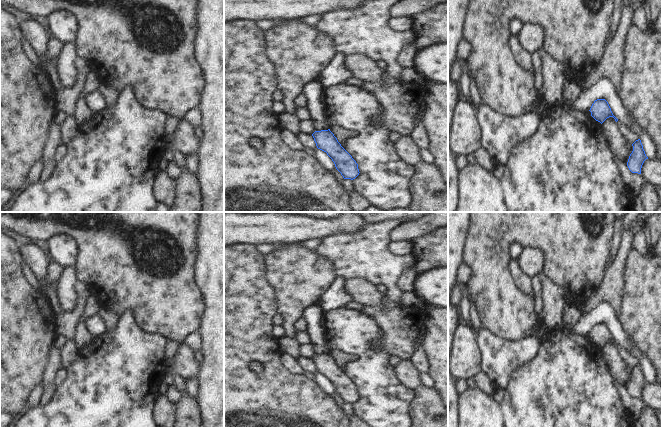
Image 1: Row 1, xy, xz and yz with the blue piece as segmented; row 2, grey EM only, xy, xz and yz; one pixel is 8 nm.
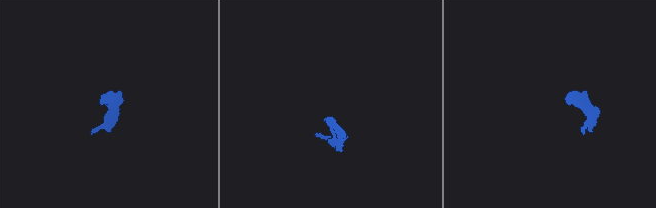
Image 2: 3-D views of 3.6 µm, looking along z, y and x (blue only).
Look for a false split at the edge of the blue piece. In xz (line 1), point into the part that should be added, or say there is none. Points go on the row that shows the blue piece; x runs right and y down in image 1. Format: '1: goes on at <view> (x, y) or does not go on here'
1: does not go on here

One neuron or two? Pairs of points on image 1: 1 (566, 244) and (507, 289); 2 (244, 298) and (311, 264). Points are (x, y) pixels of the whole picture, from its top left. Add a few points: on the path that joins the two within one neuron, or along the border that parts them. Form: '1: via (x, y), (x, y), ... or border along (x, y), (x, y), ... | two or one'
1: via (539, 235), (513, 235), (501, 247), (501, 262) | one
2: border along (263, 262), (265, 275), (273, 288), (277, 307) | two

